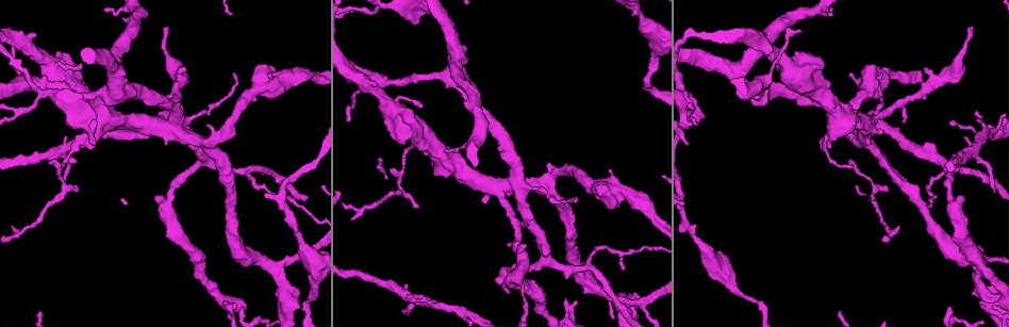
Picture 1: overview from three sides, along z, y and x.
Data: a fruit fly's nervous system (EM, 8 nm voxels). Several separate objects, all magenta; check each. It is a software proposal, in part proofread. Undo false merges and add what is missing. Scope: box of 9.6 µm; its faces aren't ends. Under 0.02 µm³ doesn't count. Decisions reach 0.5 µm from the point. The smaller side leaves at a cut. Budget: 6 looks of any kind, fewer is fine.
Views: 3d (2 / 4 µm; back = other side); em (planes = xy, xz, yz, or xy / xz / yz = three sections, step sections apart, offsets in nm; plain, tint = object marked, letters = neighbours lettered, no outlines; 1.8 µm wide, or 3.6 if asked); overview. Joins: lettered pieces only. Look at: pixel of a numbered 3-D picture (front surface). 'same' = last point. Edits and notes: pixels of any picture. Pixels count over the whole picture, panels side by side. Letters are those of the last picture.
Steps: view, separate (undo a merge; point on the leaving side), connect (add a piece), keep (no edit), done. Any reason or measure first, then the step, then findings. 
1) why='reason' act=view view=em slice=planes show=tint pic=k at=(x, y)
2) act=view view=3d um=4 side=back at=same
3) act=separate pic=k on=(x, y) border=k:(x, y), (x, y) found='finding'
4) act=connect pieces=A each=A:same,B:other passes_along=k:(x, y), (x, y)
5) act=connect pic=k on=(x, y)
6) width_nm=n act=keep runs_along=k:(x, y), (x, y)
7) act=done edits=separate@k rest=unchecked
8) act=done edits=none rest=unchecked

why='thick turns thin' act=view view=em slice=planes show=letters pic=1 at=(518, 274)

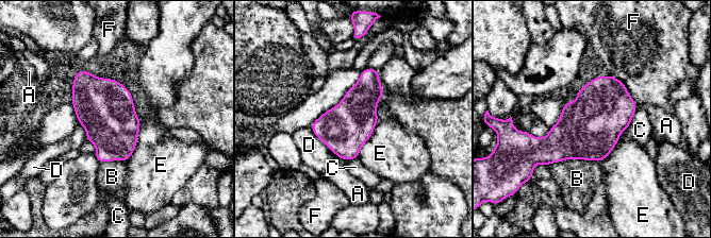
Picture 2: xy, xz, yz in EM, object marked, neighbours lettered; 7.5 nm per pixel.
act=keep each=A:other,B:other,C:other,D:other,E:other,F:other border=2:(141, 122), (134, 151), (125, 160) found='one neuron here'

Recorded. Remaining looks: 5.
why='free end' act=view view=3d um=4 pic=1 at=(994, 191)

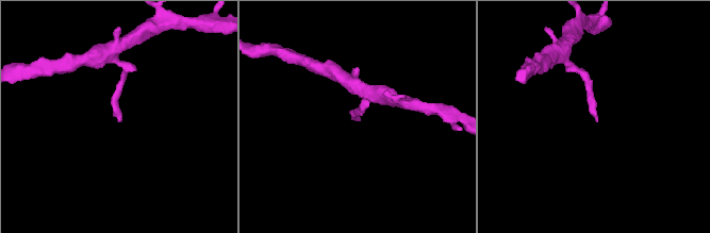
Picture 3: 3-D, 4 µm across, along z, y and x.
act=view view=em slice=yz step=4 show=tint pic=3 at=(118, 121)

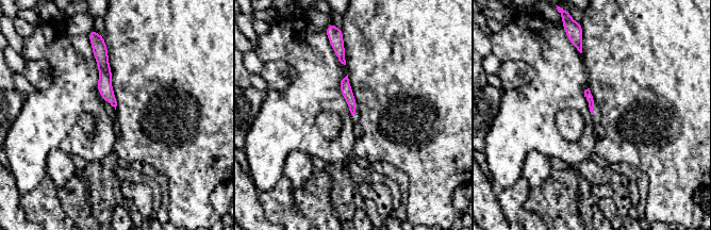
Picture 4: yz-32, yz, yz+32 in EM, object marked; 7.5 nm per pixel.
act=view view=em slice=planes show=letters at=same

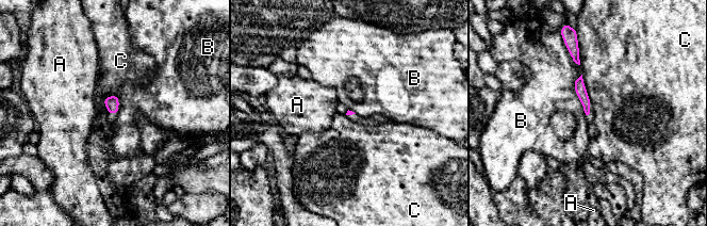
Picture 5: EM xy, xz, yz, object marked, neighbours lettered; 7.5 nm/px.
act=keep each=A:other,B:other,C:other border=5:(581, 74), (575, 94), (586, 114) found='no lettered piece goes on from it'

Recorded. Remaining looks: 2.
why='sharp bend' act=view view=3d um=4 pic=1 at=(172, 127)

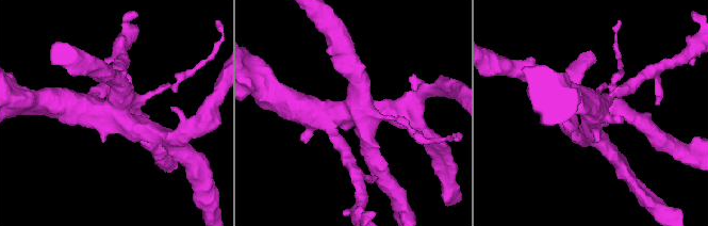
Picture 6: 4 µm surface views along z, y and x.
why='need the tissue' act=view view=em slice=planes show=letters pic=6 at=(113, 111)

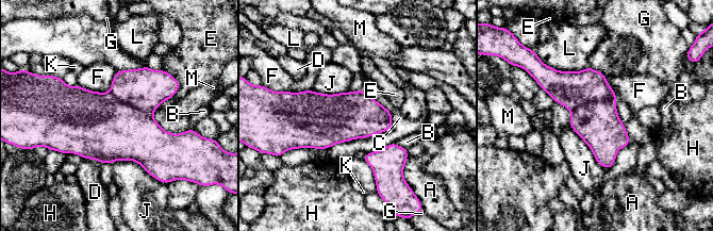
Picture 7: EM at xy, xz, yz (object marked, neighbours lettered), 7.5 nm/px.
act=separate pic=7 on=(569, 88) each=A:other,B:other,C:other,D:other,E:other,F:other,G:other,H:other,J:other,K:other,L:other,M:other border=7:(614, 101), (587, 101), (571, 112) found='two neurons meet here'

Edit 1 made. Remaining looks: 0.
act=done edits=separate@7 rest=unchecked

